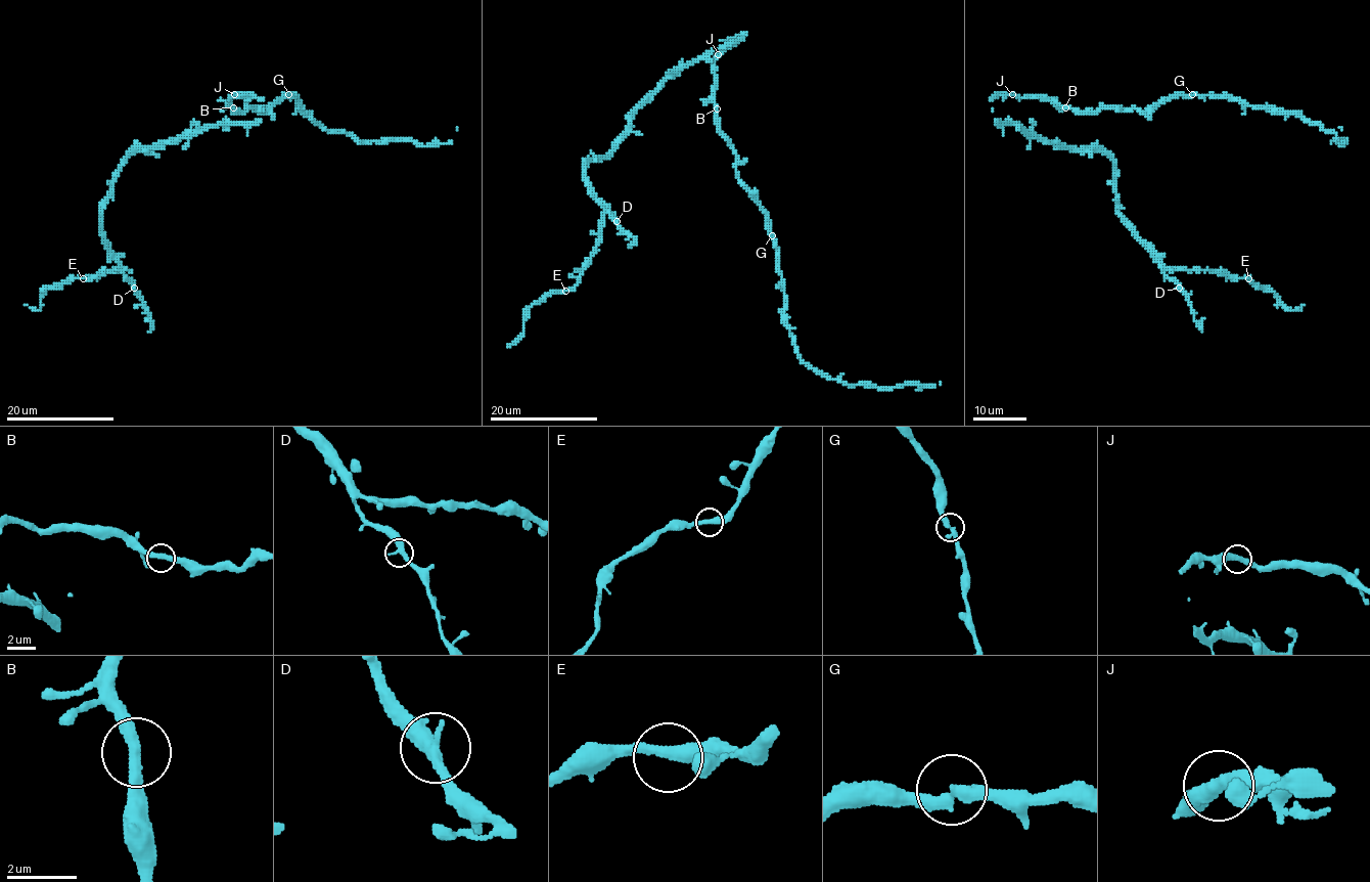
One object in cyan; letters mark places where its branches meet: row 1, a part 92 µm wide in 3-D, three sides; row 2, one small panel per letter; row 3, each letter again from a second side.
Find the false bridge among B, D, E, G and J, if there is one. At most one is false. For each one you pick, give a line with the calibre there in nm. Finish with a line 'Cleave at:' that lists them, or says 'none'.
Cleave at: none

